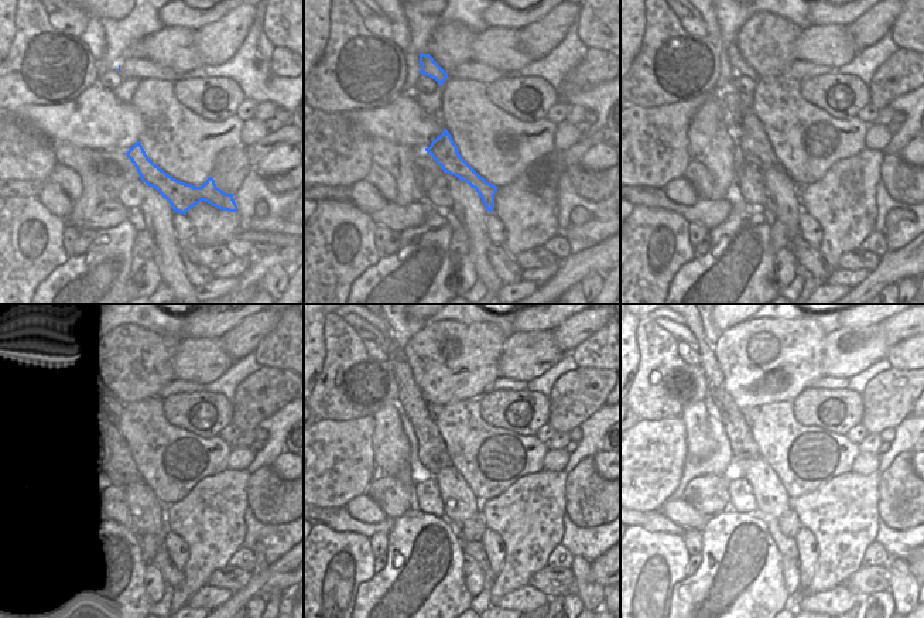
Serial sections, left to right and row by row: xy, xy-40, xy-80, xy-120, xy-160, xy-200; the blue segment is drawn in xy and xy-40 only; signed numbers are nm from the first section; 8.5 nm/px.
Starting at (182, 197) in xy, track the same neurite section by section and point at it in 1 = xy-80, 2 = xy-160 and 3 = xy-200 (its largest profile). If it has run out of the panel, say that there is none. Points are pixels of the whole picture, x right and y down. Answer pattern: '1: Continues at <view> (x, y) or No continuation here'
1: Continues at xy-80 (753, 143)
2: Continues at xy-160 (433, 453)
3: Continues at xy-200 (742, 443)

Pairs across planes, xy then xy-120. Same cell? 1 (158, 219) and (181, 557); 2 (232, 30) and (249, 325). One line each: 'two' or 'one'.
1: two
2: one

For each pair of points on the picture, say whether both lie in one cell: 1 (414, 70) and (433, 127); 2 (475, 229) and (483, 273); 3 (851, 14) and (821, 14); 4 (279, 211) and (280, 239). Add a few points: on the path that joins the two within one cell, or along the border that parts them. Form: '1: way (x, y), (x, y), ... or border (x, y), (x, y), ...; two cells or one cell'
1: border (403, 91), (409, 91), (413, 95); two cells
2: way (478, 241), (481, 262); one cell
3: way (844, 14), (828, 14); one cell
4: border (247, 228), (286, 232), (288, 235); two cells

